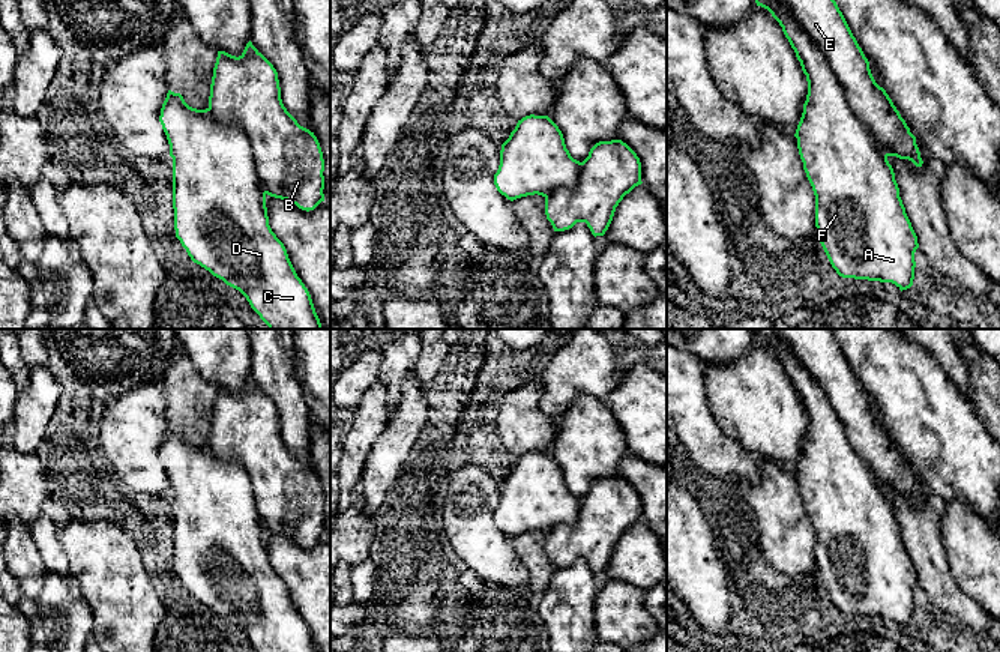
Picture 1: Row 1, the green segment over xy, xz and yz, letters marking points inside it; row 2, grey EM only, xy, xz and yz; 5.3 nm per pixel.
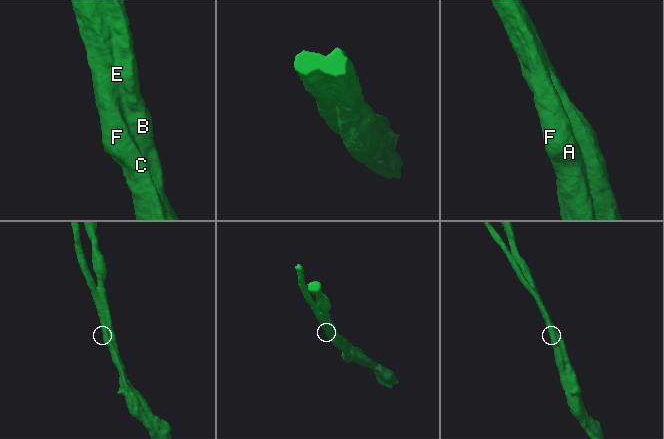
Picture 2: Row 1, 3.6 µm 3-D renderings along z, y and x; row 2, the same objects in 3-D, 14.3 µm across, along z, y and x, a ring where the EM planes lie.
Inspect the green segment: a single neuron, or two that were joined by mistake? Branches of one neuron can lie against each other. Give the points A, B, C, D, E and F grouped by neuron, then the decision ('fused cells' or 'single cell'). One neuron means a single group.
groups A C D F / B E; fused cells

